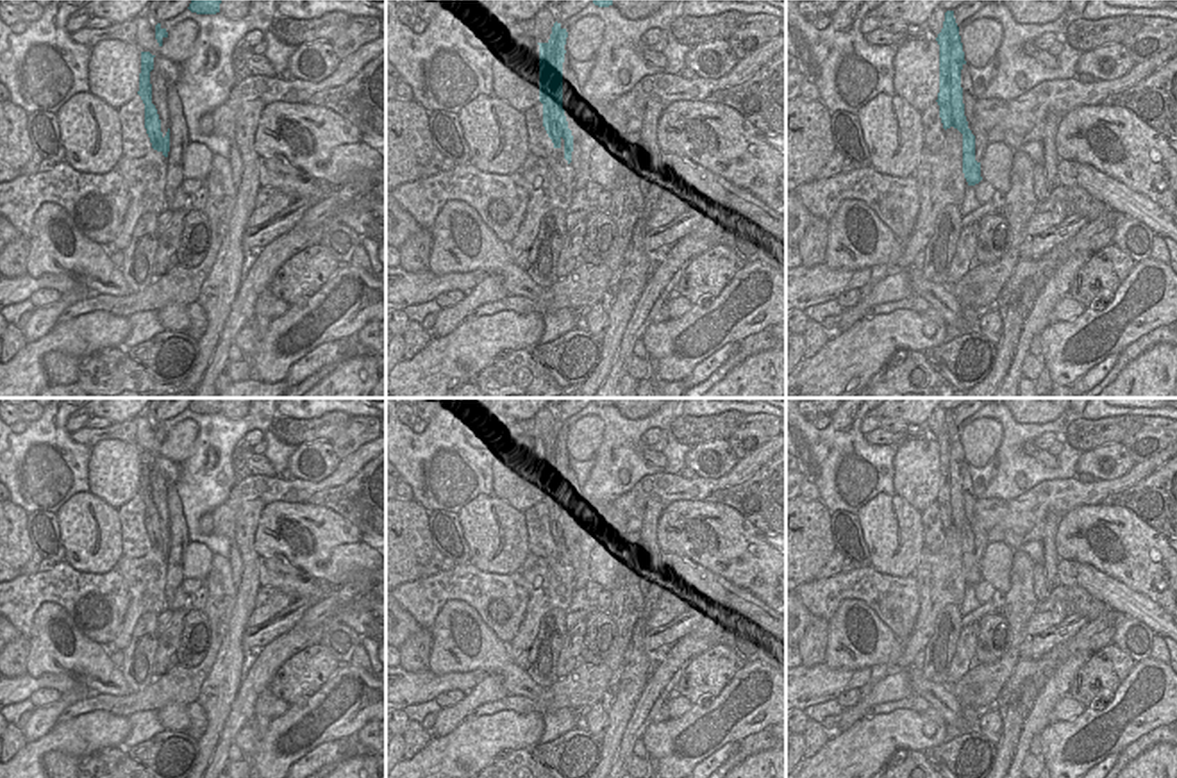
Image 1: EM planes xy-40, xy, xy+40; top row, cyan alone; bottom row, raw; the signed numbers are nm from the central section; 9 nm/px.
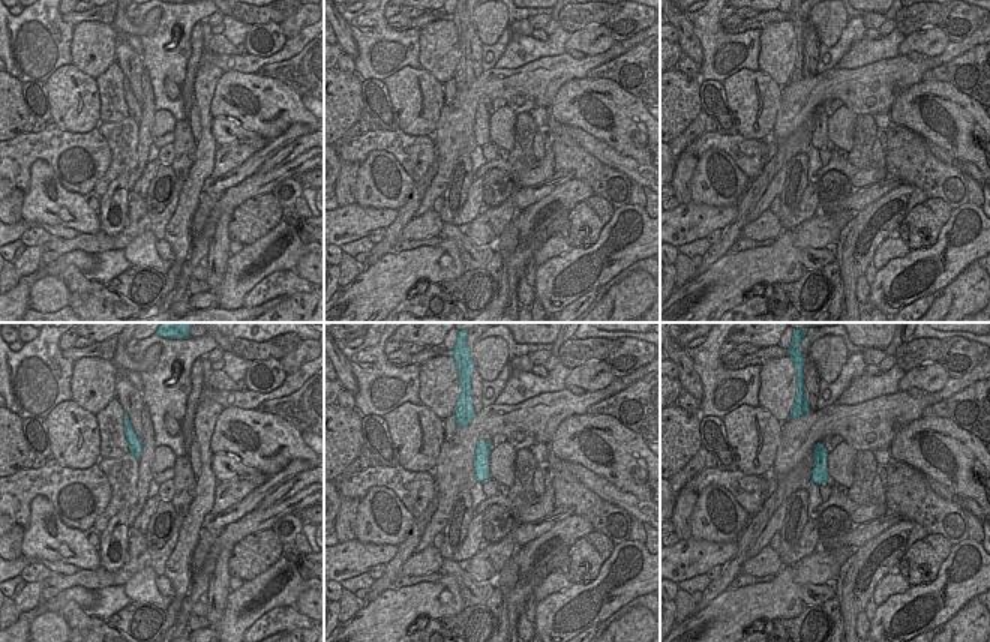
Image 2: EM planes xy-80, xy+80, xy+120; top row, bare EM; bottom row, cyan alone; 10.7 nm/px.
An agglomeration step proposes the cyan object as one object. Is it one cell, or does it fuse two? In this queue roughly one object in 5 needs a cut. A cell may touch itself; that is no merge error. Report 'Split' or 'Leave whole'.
Split.

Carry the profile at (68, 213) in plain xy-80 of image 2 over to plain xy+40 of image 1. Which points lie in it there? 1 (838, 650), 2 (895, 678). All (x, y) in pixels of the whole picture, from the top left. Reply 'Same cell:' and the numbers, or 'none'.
Same cell: 1

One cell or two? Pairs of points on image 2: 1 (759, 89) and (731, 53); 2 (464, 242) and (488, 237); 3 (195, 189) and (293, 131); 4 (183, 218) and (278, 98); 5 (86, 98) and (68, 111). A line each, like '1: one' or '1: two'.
1: two
2: two
3: two
4: two
5: one

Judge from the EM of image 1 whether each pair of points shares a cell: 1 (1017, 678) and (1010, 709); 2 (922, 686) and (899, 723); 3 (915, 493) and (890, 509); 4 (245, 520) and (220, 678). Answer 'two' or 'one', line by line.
1: one
2: two
3: two
4: one

